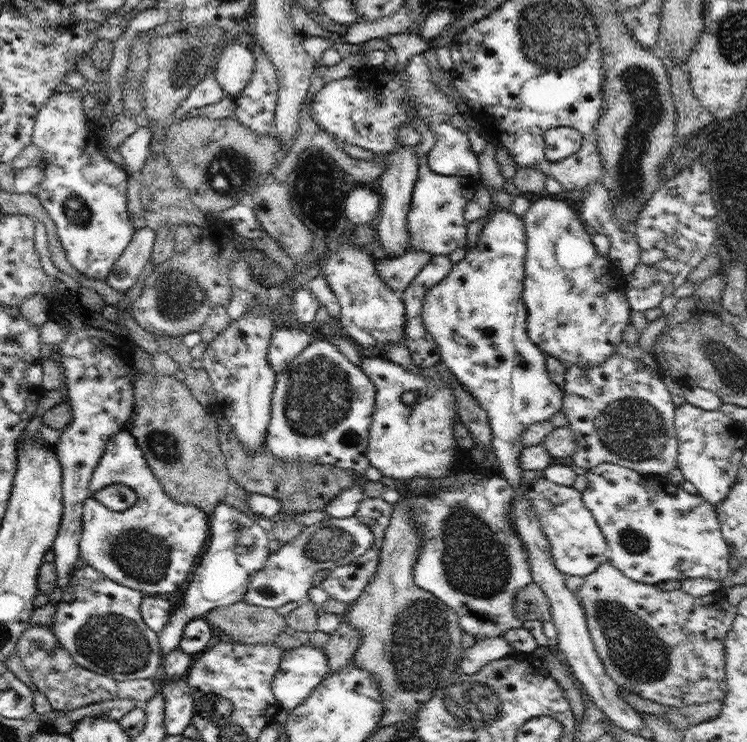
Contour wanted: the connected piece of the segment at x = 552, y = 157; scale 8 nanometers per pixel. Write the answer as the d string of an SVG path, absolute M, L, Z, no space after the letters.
M556 127L546 131L546 158L548 161L562 161L577 153L583 145L582 134L572 127Z

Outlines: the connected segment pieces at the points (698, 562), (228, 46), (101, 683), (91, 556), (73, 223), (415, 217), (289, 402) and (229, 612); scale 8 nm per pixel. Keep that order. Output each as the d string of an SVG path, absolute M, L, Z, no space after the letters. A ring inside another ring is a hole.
M612 462L598 464L587 472L588 485L581 492L584 506L592 512L606 537L608 562L628 578L637 583L656 585L666 580L683 581L698 577L721 581L726 576L731 576L728 561L731 549L722 536L716 506L698 494L686 492L682 485L676 485L662 477L643 475Z
M236 38L226 41L214 61L216 77L227 96L236 99L250 81L256 60L251 49L240 44Z
M28 626L18 639L16 651L33 683L47 696L48 702L56 712L70 712L92 703L114 699L134 699L137 706L144 706L158 693L152 678L119 681L111 676L82 668L58 642L52 626Z
M128 428L118 430L106 443L89 488L92 494L84 501L79 542L81 563L92 566L118 584L146 595L178 590L199 564L209 542L210 517L206 512L194 504L176 502L164 492ZM116 483L129 486L137 494L135 504L122 512L107 508L93 496L97 490Z
M84 88L72 90L68 94L52 94L38 112L31 142L42 150L44 180L35 193L56 225L67 261L86 277L105 281L136 232L135 223L130 219L127 209L130 174L112 162L100 145L96 120L90 120L84 114L84 94Z
M425 160L418 163L418 179L414 185L407 214L410 248L412 251L426 251L431 255L454 252L467 244L467 223L464 209L478 188L474 178L460 178L458 175L444 175L434 172Z
M326 339L313 341L303 352L276 375L274 392L271 398L271 420L267 429L266 446L280 461L314 461L328 465L338 465L356 475L354 486L342 491L328 502L324 511L336 518L355 516L360 501L364 501L362 485L368 481L365 471L371 466L366 458L369 429L375 407L376 386L364 374L360 366L351 364L336 346Z
M244 600L238 601L230 606L216 607L206 614L206 620L209 623L219 626L224 632L230 635L236 642L246 644L256 643L272 643L274 641L280 643L286 650L302 646L302 644L310 644L310 646L323 647L330 634L318 630L316 632L297 631L288 626L284 616L279 615L275 608L256 606Z

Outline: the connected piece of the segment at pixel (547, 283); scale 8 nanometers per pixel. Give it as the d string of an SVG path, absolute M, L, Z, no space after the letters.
M554 196L539 197L533 201L522 217L524 228L526 228L526 260L525 260L525 280L523 300L528 310L527 332L530 340L538 346L545 354L556 356L561 362L567 365L566 368L578 364L584 368L601 366L612 354L623 340L624 330L630 322L631 307L627 302L624 276L611 263L608 254L601 254L592 242L591 235L588 234L585 224L581 221L579 213L571 208L566 202L554 198Z

